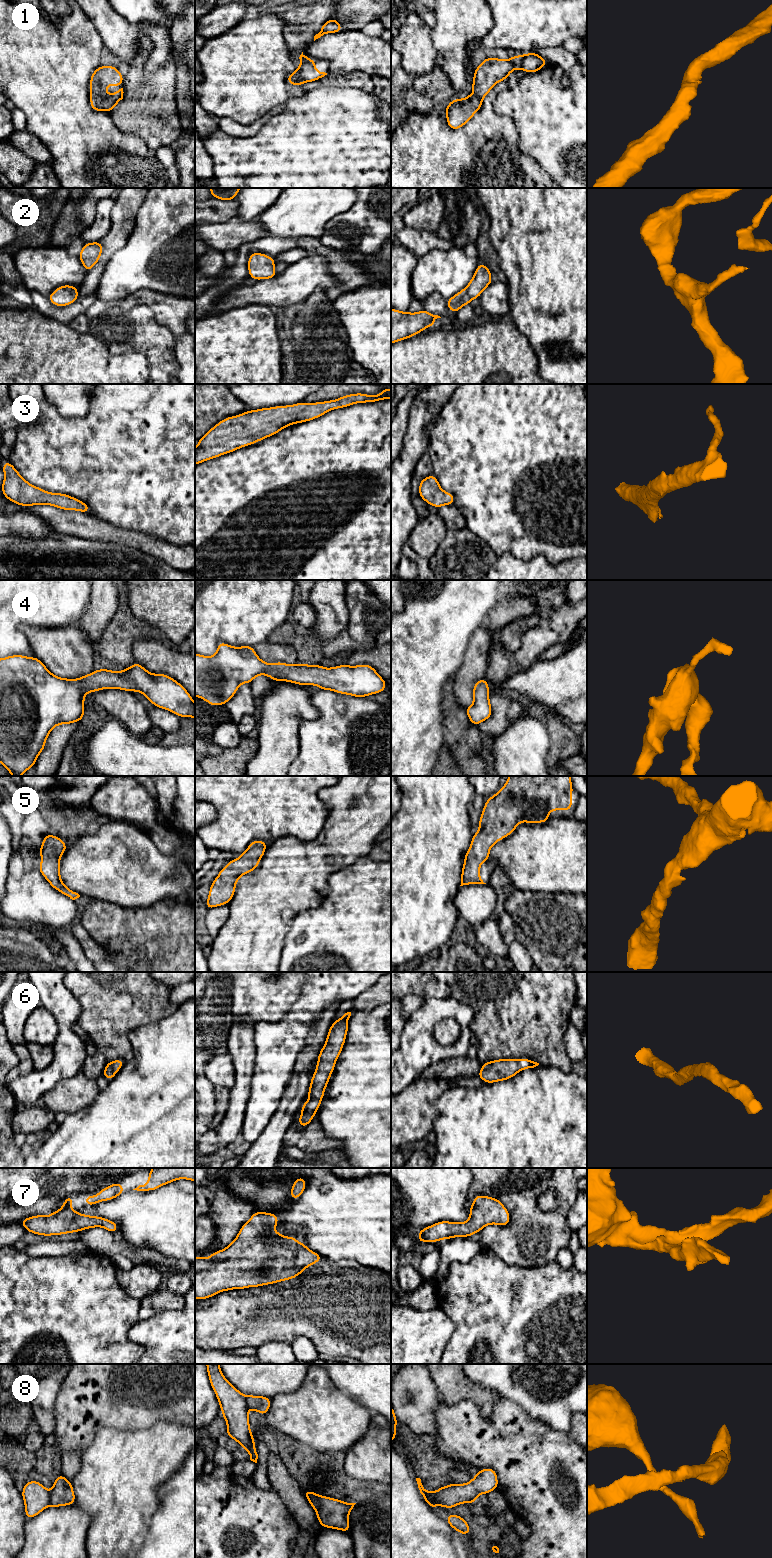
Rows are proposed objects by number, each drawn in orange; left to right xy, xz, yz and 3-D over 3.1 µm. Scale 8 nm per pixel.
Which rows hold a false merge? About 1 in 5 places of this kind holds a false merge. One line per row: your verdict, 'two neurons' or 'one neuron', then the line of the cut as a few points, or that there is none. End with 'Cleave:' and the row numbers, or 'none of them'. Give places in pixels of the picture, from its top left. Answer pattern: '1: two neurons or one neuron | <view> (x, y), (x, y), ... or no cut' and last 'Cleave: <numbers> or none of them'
1: one neuron | no cut
2: one neuron | no cut
3: one neuron | no cut
4: one neuron | no cut
5: one neuron | no cut
6: one neuron | no cut
7: one neuron | no cut
8: two neurons | xy (49, 1492), (50, 1504)
Cleave: 8

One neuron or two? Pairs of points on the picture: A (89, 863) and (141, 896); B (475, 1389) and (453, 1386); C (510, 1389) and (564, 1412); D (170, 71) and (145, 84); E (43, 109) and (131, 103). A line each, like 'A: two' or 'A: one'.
A: one
B: one
C: one
D: one
E: two

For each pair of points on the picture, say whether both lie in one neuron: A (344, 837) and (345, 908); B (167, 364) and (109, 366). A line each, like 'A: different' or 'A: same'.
A: different
B: different

